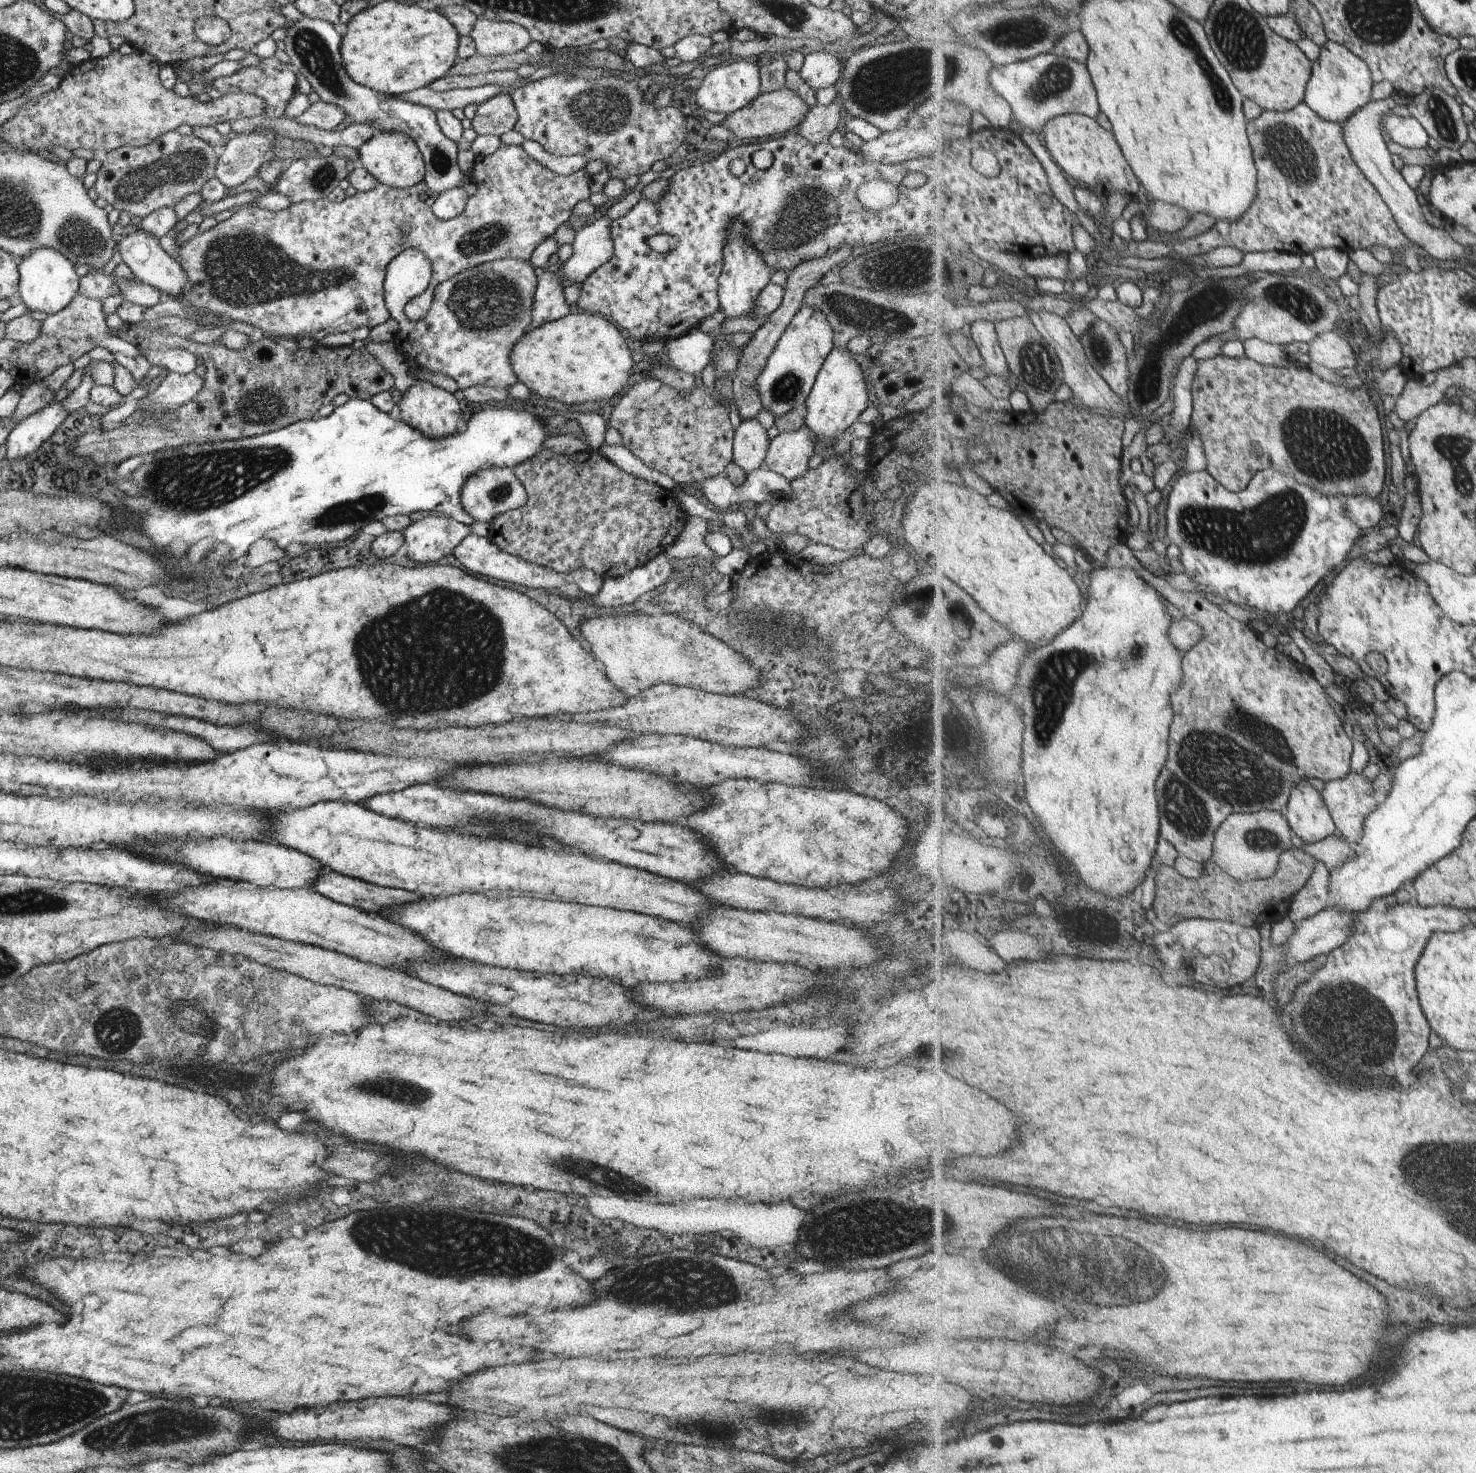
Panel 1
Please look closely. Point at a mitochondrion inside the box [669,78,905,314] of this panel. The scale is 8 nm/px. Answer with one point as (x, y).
(799, 216)

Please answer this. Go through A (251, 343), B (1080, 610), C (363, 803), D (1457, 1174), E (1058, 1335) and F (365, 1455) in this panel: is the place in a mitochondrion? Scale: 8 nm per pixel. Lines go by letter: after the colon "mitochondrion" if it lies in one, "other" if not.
A: other
B: other
C: other
D: mitochondrion
E: other
F: other

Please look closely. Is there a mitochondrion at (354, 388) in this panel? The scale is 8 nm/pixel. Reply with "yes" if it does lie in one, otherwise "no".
no

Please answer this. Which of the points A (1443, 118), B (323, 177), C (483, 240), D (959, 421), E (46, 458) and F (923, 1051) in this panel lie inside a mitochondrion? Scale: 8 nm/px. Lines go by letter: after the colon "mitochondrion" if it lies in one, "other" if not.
A: mitochondrion
B: mitochondrion
C: mitochondrion
D: other
E: other
F: other

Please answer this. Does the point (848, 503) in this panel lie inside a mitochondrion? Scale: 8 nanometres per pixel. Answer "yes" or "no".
no

